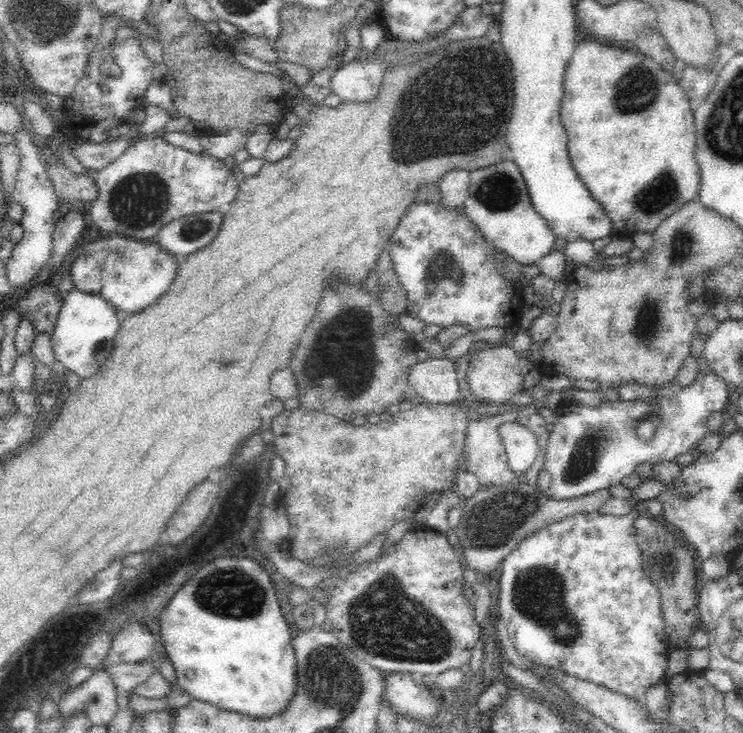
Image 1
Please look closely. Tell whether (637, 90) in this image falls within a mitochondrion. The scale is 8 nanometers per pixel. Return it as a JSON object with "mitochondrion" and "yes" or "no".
{"mitochondrion":"yes"}

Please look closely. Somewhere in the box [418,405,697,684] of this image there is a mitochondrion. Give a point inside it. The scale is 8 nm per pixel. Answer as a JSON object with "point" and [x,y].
{"point":[538,593]}

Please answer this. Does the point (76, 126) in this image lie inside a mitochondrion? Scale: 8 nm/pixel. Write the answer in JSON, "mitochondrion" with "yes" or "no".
{"mitochondrion":"no"}

